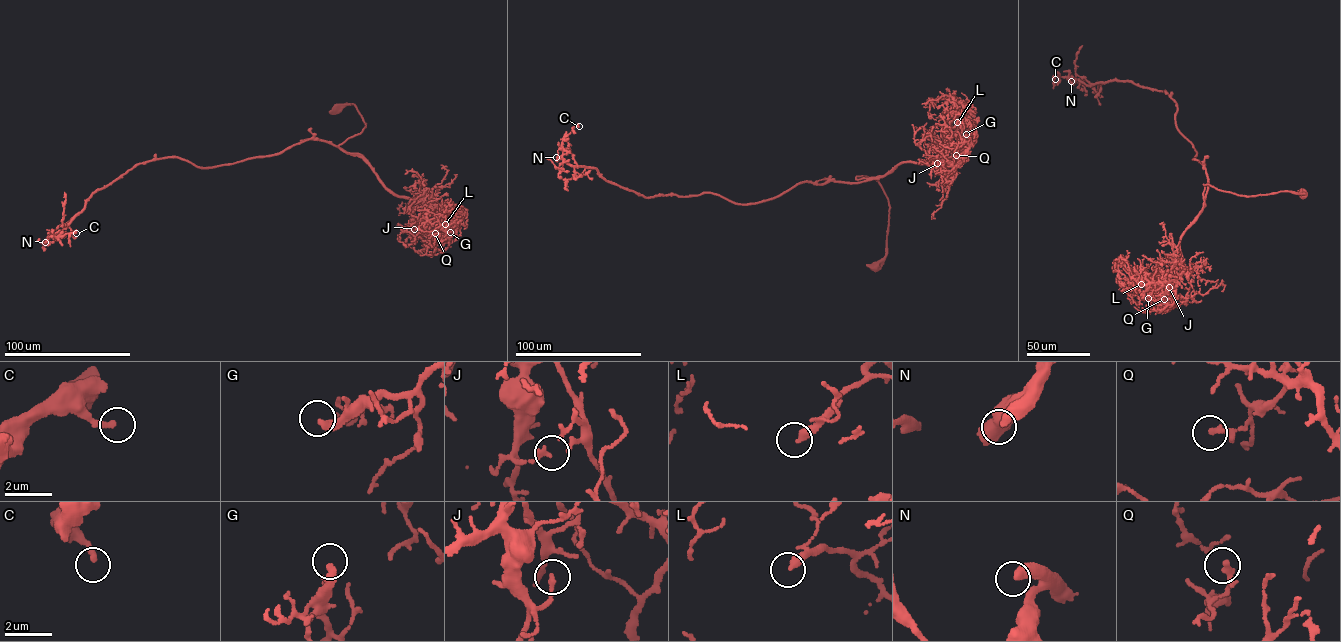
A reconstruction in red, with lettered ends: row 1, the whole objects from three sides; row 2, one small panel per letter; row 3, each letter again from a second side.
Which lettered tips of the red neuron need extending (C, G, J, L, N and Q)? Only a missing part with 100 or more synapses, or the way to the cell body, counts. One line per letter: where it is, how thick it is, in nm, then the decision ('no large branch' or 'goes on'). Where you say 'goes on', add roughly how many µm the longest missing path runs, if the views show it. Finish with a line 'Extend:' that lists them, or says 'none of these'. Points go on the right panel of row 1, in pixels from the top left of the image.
C: place (1055, 79); calibre 240 nm; no large branch
G: place (1148, 298); calibre 320 nm; no large branch
J: place (1169, 287); calibre 200 nm; no large branch
L: place (1141, 284); calibre 320 nm; no large branch
N: place (1071, 81); calibre 440 nm; goes on; missing 35 µm
Q: place (1164, 299); calibre 280 nm; no large branch
Extend: N

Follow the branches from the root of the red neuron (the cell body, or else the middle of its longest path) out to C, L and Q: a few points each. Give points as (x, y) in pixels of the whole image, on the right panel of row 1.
C: (1302, 193), (1245, 196), (1204, 184), (1204, 198), (1204, 164), (1193, 159), (1165, 90), (1055, 79)
L: (1302, 193), (1286, 191), (1245, 196), (1204, 184), (1204, 204), (1180, 240), (1183, 272), (1157, 289), (1141, 284)
Q: (1302, 193), (1245, 196), (1204, 184), (1204, 204), (1180, 240), (1183, 271), (1174, 301), (1164, 299)

